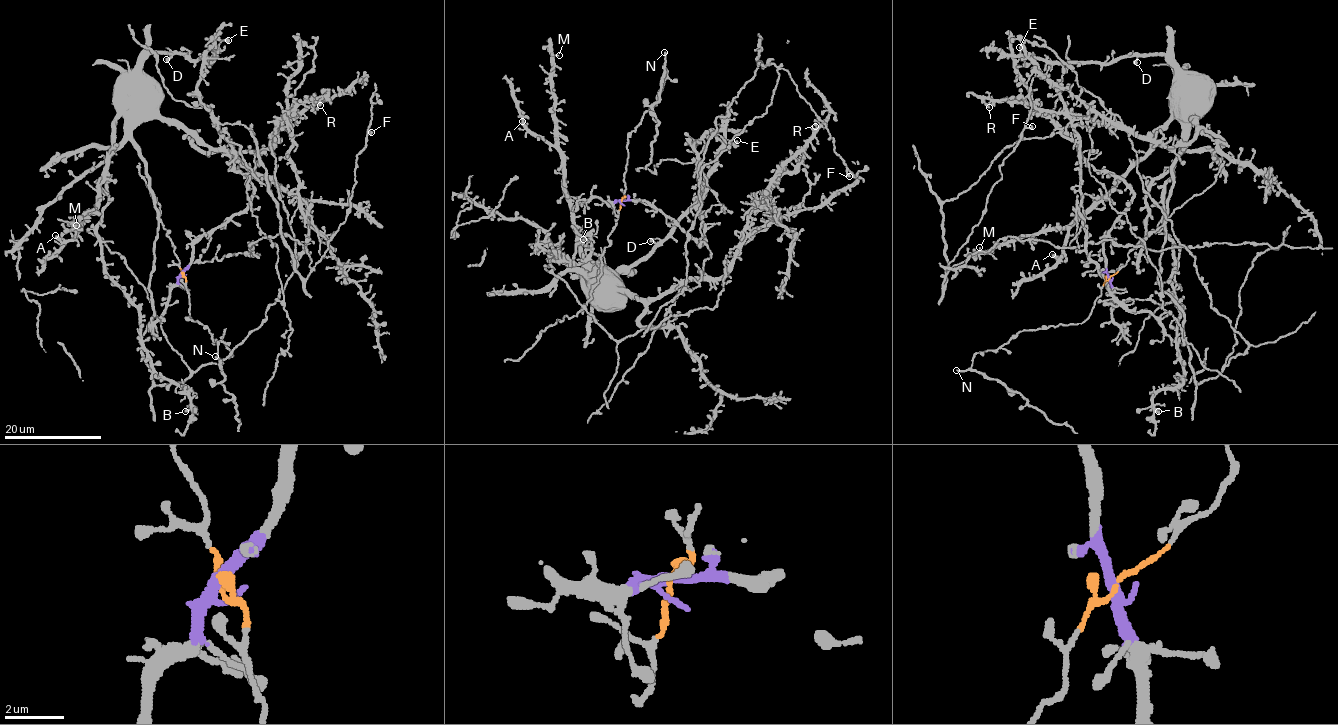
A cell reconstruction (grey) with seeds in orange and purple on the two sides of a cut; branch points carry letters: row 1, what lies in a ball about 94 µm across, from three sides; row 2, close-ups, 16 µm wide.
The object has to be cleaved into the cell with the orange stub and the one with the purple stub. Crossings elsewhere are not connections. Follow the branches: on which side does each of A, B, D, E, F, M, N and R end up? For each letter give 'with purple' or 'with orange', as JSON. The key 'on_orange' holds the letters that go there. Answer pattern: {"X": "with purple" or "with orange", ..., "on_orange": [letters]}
{"A": "with orange", "B": "with orange", "D": "with orange", "E": "with orange", "F": "with purple", "M": "with orange", "N": "with orange", "R": "with orange", "on_orange": ["A", "B", "D", "E", "M", "N", "R"]}

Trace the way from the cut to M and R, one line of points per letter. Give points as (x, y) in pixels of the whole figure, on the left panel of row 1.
M: (182, 274), (159, 217), (146, 162), (122, 115), (114, 126), (95, 208), (78, 215), (73, 229), (76, 224)
R: (182, 274), (131, 132), (146, 120), (169, 120), (205, 144), (268, 150), (278, 118), (314, 99), (320, 105)

